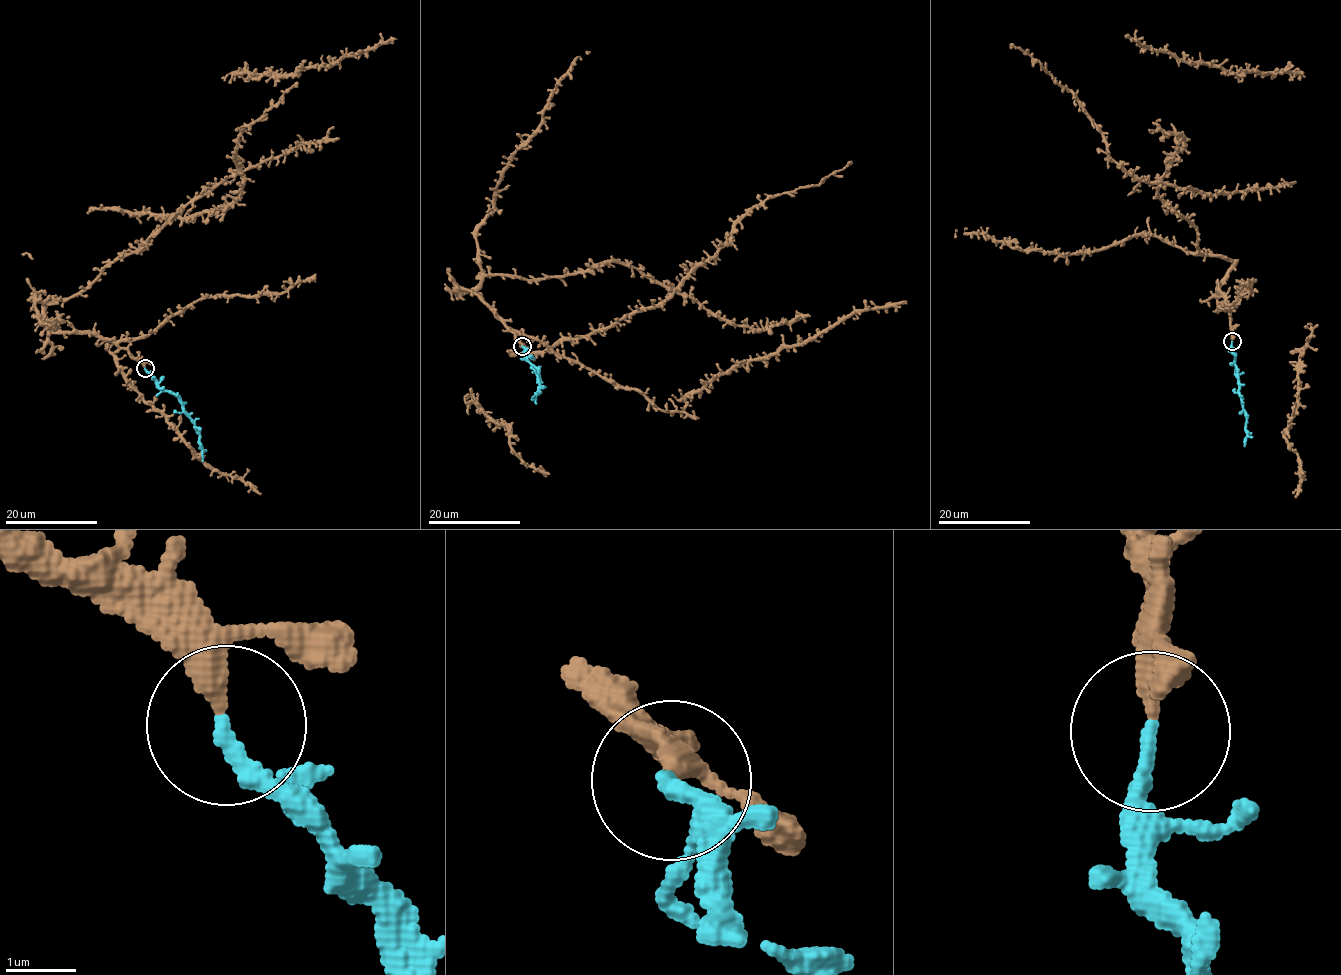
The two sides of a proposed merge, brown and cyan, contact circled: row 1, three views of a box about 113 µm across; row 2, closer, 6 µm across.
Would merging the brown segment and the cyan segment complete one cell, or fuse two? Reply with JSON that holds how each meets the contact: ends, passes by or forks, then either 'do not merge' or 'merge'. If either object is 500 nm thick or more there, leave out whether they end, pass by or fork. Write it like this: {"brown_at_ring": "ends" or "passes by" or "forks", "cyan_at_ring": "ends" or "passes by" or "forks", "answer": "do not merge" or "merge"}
{"brown_at_ring": "passes by", "cyan_at_ring": "ends", "answer": "merge"}

